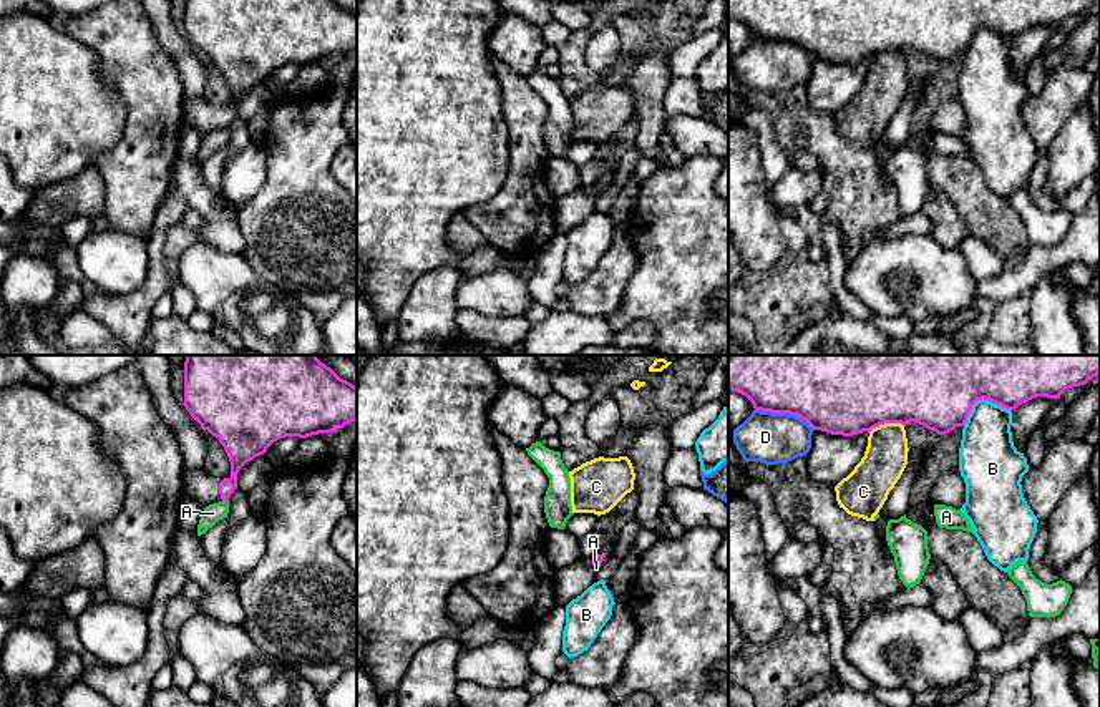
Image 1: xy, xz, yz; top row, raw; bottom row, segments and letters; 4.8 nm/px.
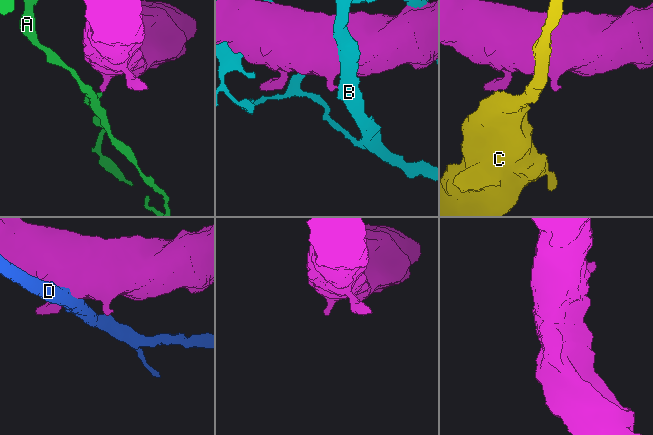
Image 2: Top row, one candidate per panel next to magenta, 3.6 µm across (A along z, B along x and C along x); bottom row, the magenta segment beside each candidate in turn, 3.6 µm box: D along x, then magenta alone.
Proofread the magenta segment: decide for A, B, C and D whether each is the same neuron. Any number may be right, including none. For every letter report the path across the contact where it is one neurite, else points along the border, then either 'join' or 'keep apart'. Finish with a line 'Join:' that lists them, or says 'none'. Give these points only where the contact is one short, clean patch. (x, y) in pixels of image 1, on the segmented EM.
A: border xy (223, 498), (228, 502); keep apart
B: keep apart
C: keep apart
D: keep apart
Join: none

